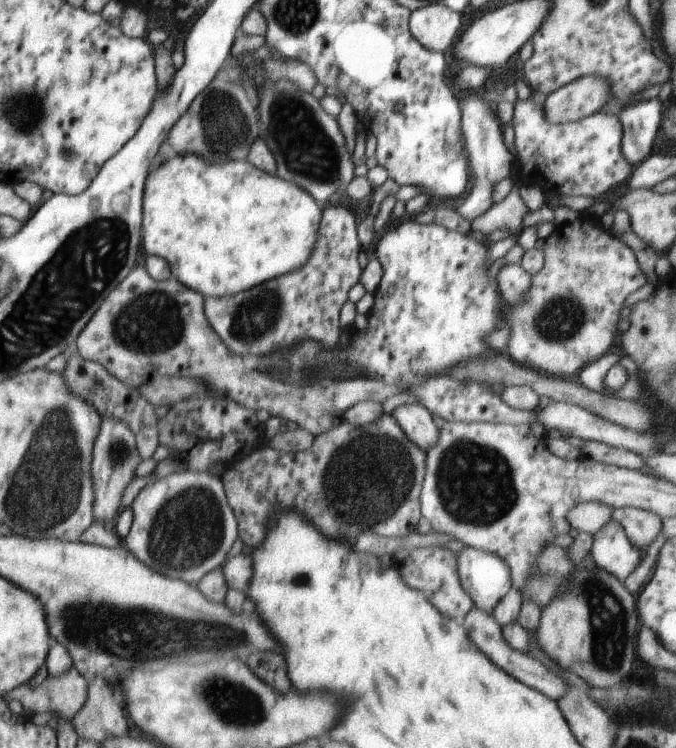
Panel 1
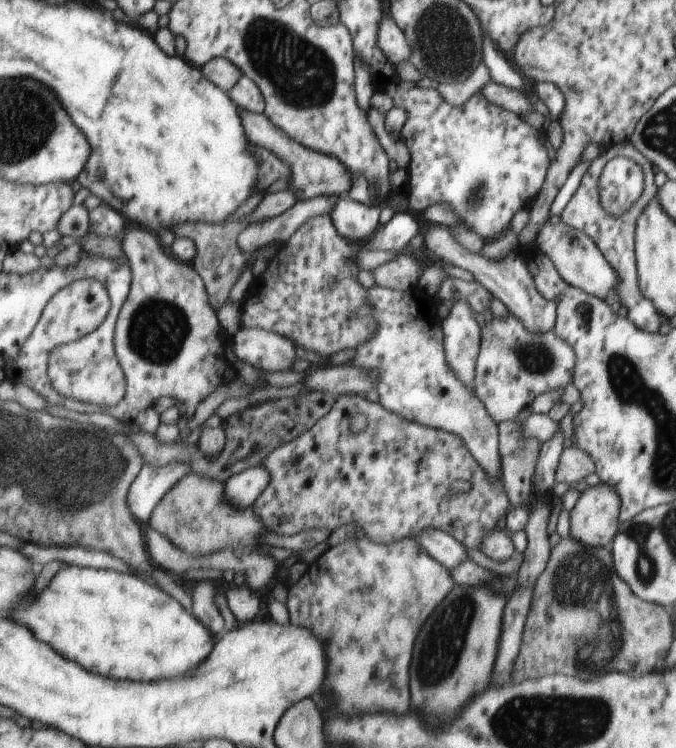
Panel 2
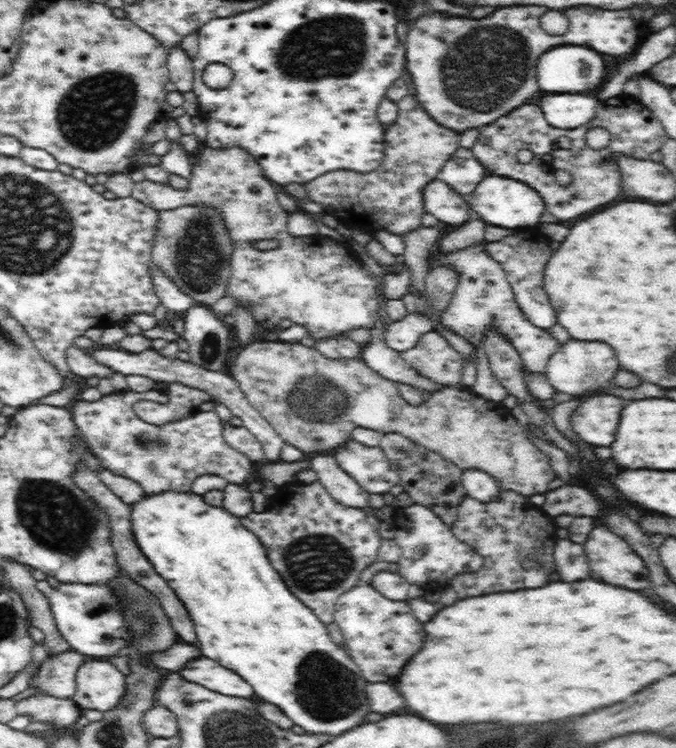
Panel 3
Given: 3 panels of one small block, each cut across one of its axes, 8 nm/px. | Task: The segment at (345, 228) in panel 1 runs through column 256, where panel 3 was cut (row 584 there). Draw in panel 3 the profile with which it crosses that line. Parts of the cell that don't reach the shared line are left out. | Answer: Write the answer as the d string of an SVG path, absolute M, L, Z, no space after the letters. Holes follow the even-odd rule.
M319 481L312 484L287 484L271 500L273 503L266 510L252 511L240 519L263 543L272 566L279 571L284 582L288 582L292 594L302 600L324 624L330 624L334 622L337 598L360 584L358 580L362 570L377 561L378 549L383 541L378 534L379 520L368 510L338 503Z

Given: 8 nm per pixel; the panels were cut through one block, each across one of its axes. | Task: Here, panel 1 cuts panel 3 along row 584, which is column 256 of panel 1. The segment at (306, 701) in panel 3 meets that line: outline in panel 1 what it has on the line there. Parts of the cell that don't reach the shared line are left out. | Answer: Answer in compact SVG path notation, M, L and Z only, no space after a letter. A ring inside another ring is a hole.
M176 156L164 164L158 166L158 170L150 176L150 184L146 189L146 224L144 234L144 244L148 254L158 254L164 260L170 260L174 264L174 274L178 280L184 284L190 284L190 288L198 291L205 297L229 297L237 295L239 292L248 291L248 288L254 288L259 284L268 282L282 275L289 275L291 272L299 270L312 259L314 247L317 246L318 224L320 222L320 206L313 199L310 193L290 181L282 180L276 174L270 174L266 171L260 172L258 168L252 166L252 162L226 162L226 166L206 166L204 160L198 156Z

